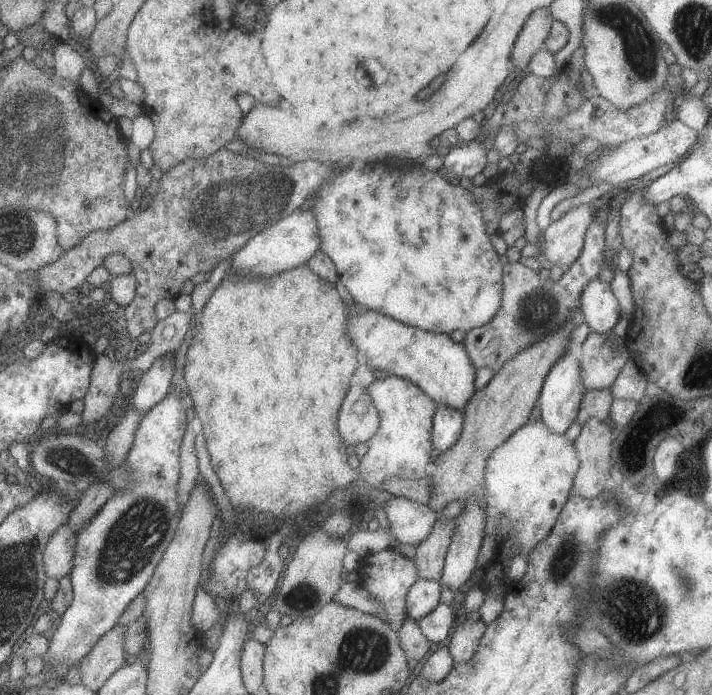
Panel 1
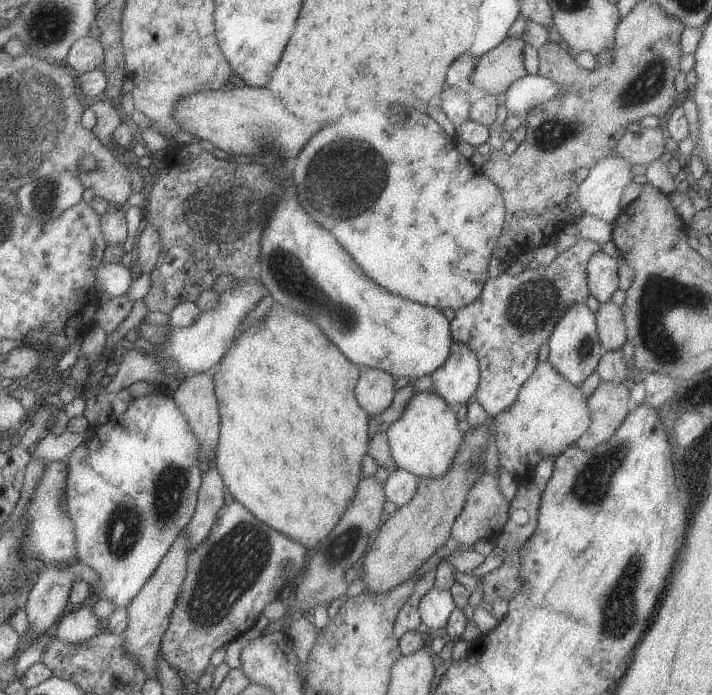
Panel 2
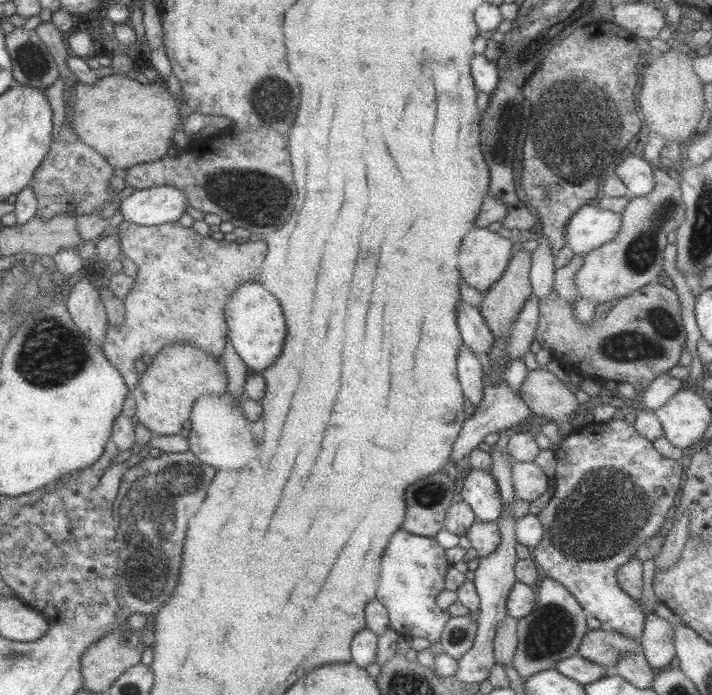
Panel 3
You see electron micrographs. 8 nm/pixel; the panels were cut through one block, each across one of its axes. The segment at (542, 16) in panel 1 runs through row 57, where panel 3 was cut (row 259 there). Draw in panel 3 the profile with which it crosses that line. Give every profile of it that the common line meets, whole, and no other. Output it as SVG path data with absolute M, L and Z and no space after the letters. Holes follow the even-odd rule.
M522 249L513 255L502 278L499 278L498 282L495 282L490 286L489 290L486 291L486 296L482 298L479 307L480 312L484 315L484 319L486 319L486 325L490 327L490 332L494 335L494 344L490 344L490 352L488 352L486 359L483 360L486 385L496 386L503 381L503 378L495 376L494 372L492 372L492 363L496 361L500 367L502 367L504 363L508 363L506 343L508 343L510 333L512 333L512 324L515 322L518 313L522 310L528 297L533 294L533 288L529 277L530 269L532 268L532 253L525 251L528 250Z

